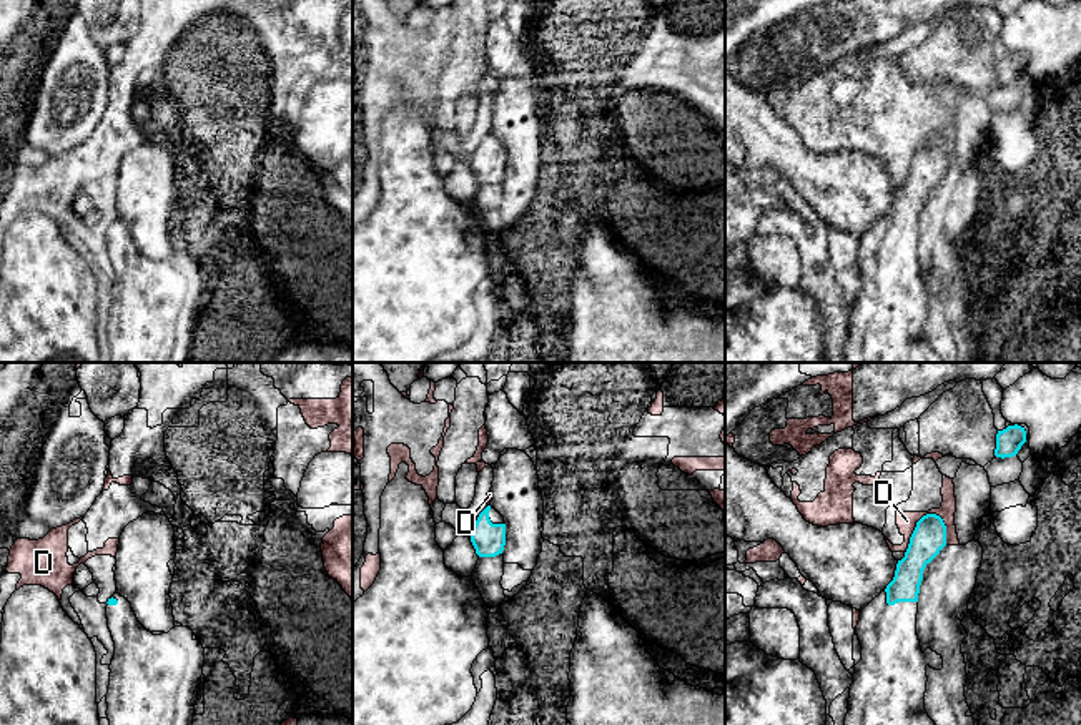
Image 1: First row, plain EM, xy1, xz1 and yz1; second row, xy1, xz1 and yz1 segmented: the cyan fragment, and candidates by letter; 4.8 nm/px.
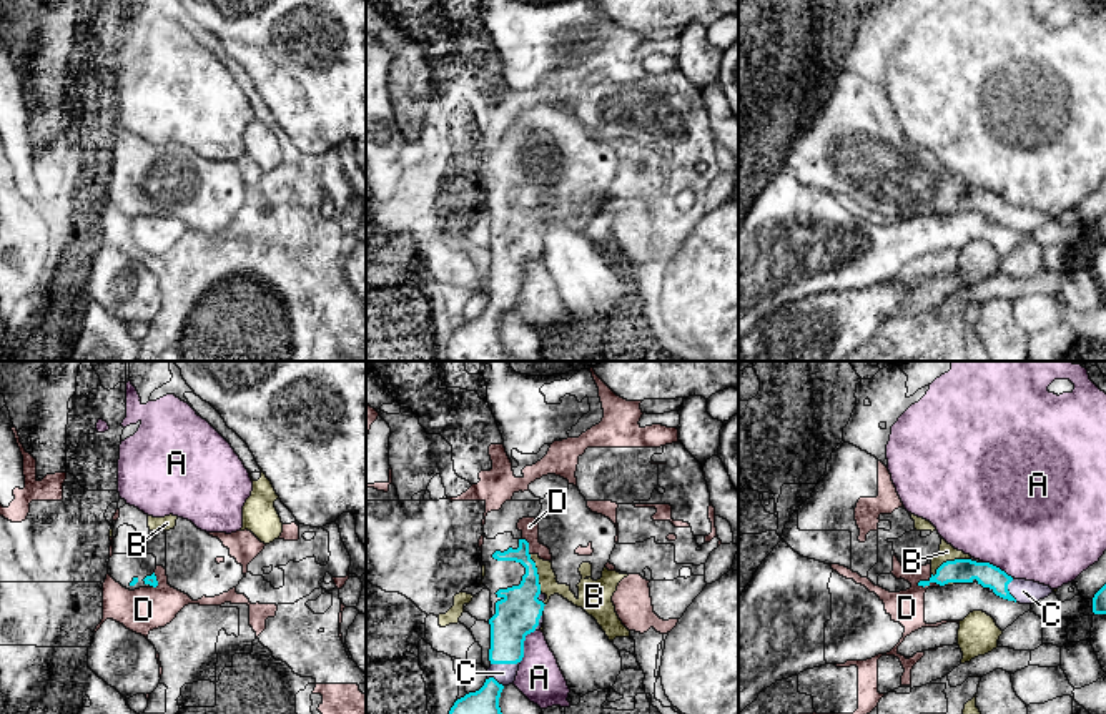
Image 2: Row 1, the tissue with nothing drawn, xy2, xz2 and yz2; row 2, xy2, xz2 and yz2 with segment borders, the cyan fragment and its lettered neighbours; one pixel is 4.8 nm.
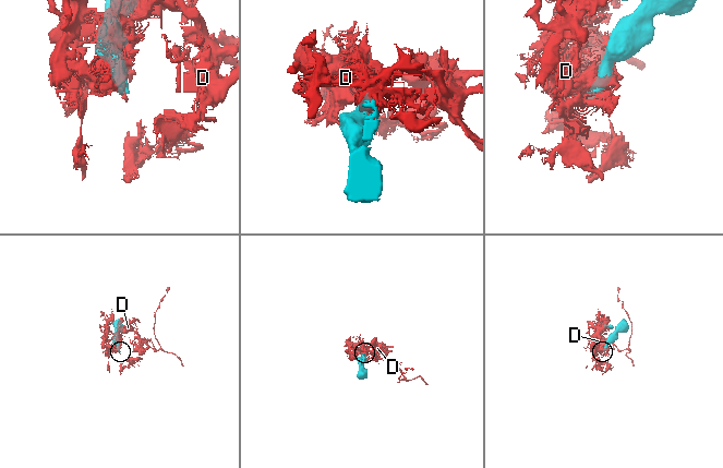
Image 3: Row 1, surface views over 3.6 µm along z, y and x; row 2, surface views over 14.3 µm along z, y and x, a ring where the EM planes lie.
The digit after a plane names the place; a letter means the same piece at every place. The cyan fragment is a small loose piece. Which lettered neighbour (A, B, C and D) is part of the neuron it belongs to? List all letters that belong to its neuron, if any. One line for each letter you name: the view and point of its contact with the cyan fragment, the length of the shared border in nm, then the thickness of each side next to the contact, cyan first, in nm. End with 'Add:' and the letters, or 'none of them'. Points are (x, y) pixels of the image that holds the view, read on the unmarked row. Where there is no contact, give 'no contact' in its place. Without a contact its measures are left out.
Add: none of them

